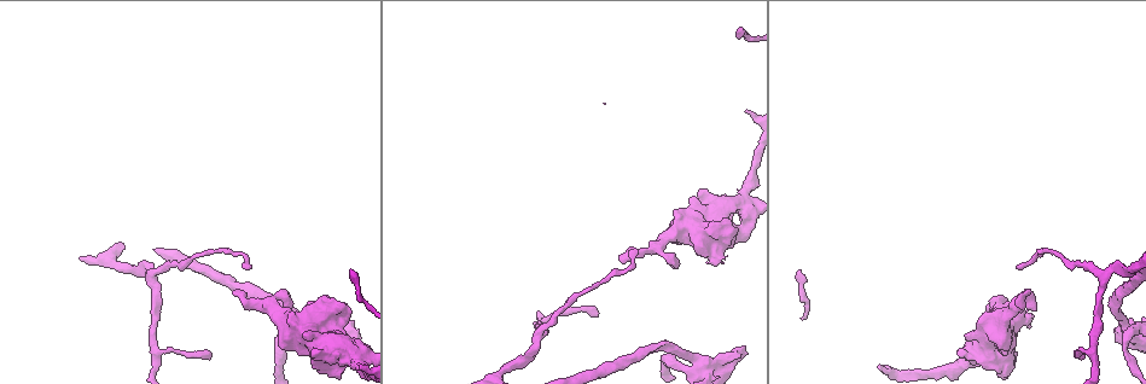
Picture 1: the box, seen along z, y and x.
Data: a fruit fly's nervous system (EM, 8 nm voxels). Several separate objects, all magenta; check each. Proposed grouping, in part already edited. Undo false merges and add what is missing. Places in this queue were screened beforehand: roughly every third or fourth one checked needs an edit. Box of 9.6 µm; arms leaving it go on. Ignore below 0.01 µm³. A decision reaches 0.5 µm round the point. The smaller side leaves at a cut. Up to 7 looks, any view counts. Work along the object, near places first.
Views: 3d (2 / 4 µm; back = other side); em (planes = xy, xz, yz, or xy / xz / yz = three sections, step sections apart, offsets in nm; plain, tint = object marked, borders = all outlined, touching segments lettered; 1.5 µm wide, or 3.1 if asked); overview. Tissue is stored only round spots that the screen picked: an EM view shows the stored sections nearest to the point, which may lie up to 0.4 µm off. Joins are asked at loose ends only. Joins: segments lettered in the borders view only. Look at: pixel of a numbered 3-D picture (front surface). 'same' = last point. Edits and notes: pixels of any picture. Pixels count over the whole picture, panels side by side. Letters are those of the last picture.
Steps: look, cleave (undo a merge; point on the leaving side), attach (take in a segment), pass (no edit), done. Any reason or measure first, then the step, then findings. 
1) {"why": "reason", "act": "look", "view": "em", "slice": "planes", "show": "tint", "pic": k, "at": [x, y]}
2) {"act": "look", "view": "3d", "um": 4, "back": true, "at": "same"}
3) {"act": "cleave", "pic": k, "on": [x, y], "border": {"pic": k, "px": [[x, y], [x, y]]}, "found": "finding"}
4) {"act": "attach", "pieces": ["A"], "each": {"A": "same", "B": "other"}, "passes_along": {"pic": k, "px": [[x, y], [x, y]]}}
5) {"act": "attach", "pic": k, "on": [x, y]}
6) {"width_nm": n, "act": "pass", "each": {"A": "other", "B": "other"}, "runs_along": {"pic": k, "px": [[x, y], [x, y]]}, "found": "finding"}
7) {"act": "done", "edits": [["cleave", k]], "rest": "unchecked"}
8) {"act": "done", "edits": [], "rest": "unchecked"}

{"why": "calibre changes", "act": "look", "view": "em", "slice": "planes", "show": "borders", "pic": 1, "at": [959, 368]}

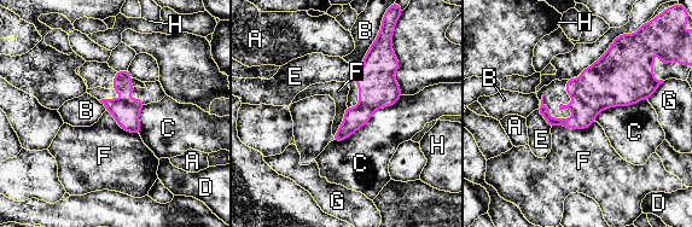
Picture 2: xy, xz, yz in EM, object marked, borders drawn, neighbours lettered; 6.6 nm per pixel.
{"width_nm": 190, "act": "pass", "each": {"A": "other", "B": "other", "C": "other", "D": "other", "E": "other", "F": "other", "G": "other", "H": "other"}, "border": {"pic": 2, "px": [[646, 98], [605, 108], [594, 120]]}, "found": "all the same cell"}

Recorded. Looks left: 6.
{"why": "thick end", "act": "look", "view": "em", "slice": "planes", "show": "borders", "pic": 1, "at": [976, 327]}

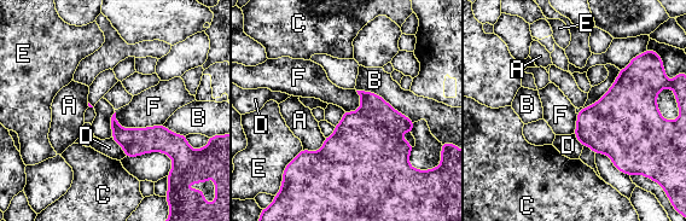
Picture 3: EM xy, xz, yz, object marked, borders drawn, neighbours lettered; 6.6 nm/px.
{"act": "pass", "each": {"A": "other", "B": "other", "C": "other", "D": "other", "E": "other", "F": "other"}, "border": {"pic": 3, "px": [[115, 111], [123, 128], [162, 126]]}, "found": "no lettered segment goes on from it"}

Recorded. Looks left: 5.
{"why": "an open end", "act": "look", "view": "3d", "um": 4, "pic": 1, "at": [596, 316]}

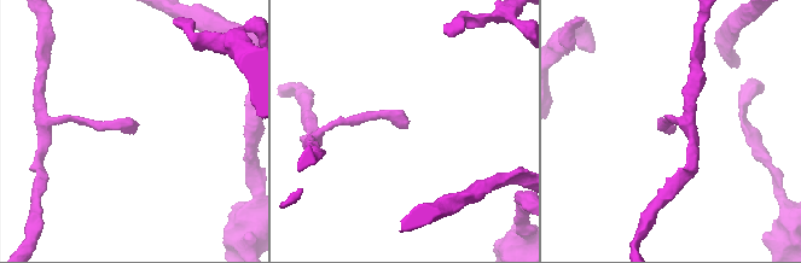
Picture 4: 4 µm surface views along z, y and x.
{"act": "look", "view": "em", "slice": "planes", "show": "tint", "pic": 4, "at": [406, 125]}

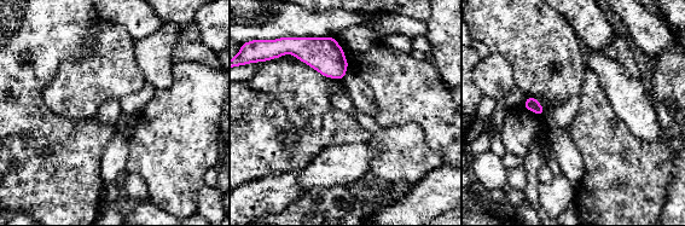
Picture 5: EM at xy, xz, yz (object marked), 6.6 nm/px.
{"why": "see the neighbours", "act": "look", "view": "em", "slice": "planes", "show": "borders", "at": "same"}

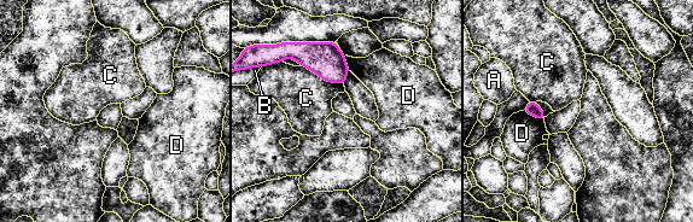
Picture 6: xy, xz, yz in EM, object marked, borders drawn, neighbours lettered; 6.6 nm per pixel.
{"act": "pass", "each": {"A": "other", "B": "other", "C": "other", "D": "other"}, "border": {"pic": 6, "px": [[523, 110], [543, 120]]}, "found": "none of them fits"}

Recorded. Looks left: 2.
{"act": "done", "edits": [], "rest": "unchecked"}

